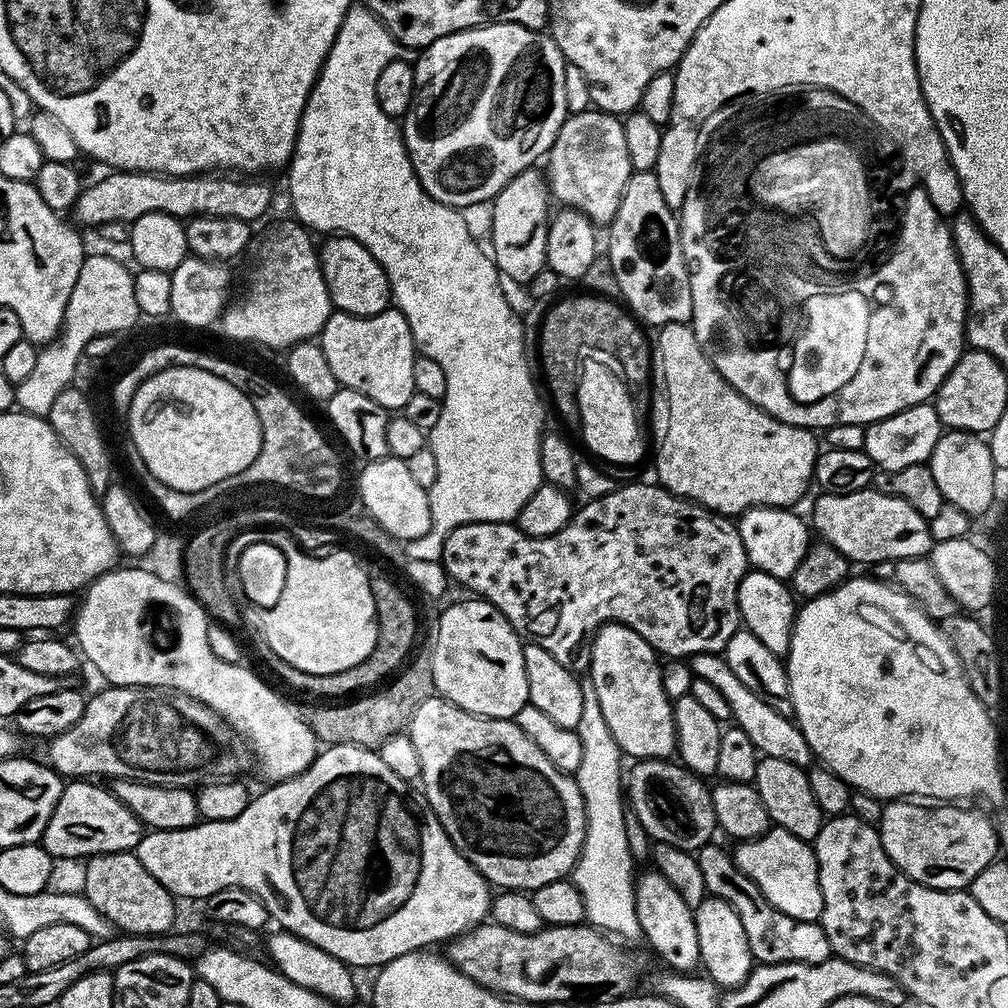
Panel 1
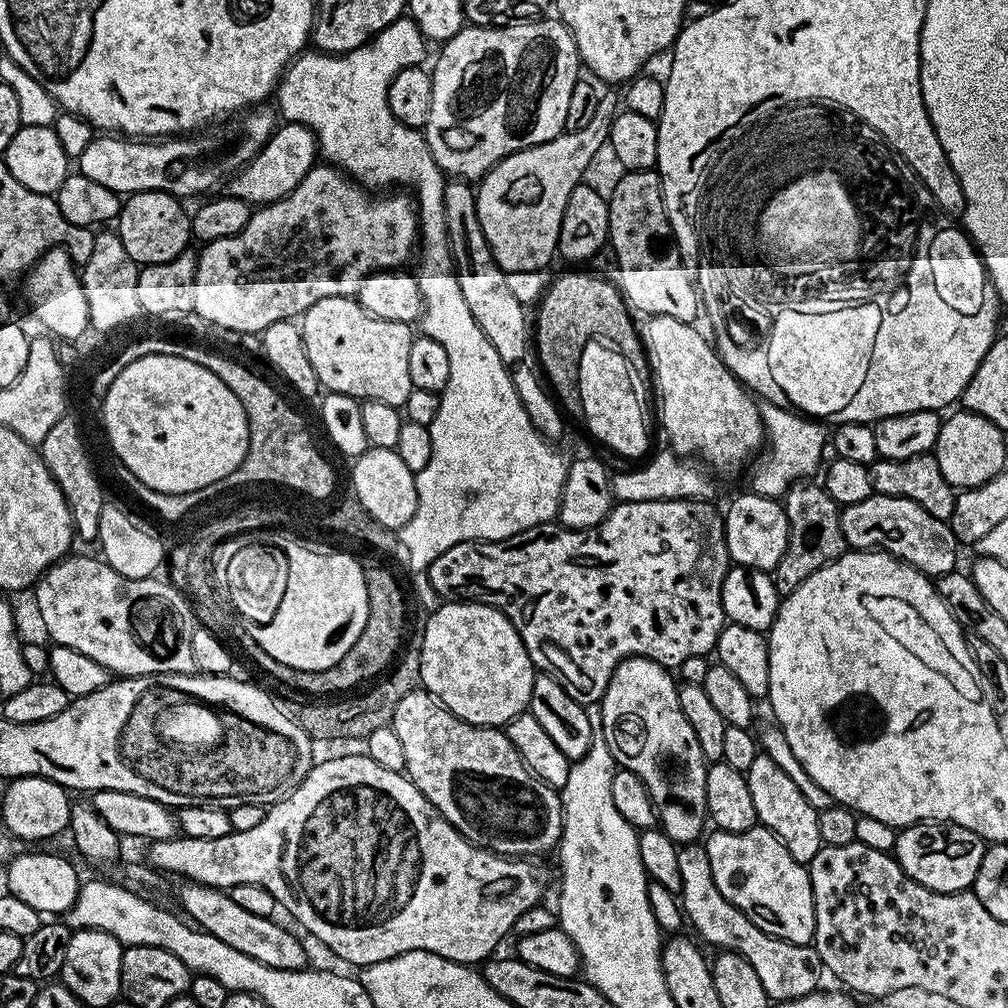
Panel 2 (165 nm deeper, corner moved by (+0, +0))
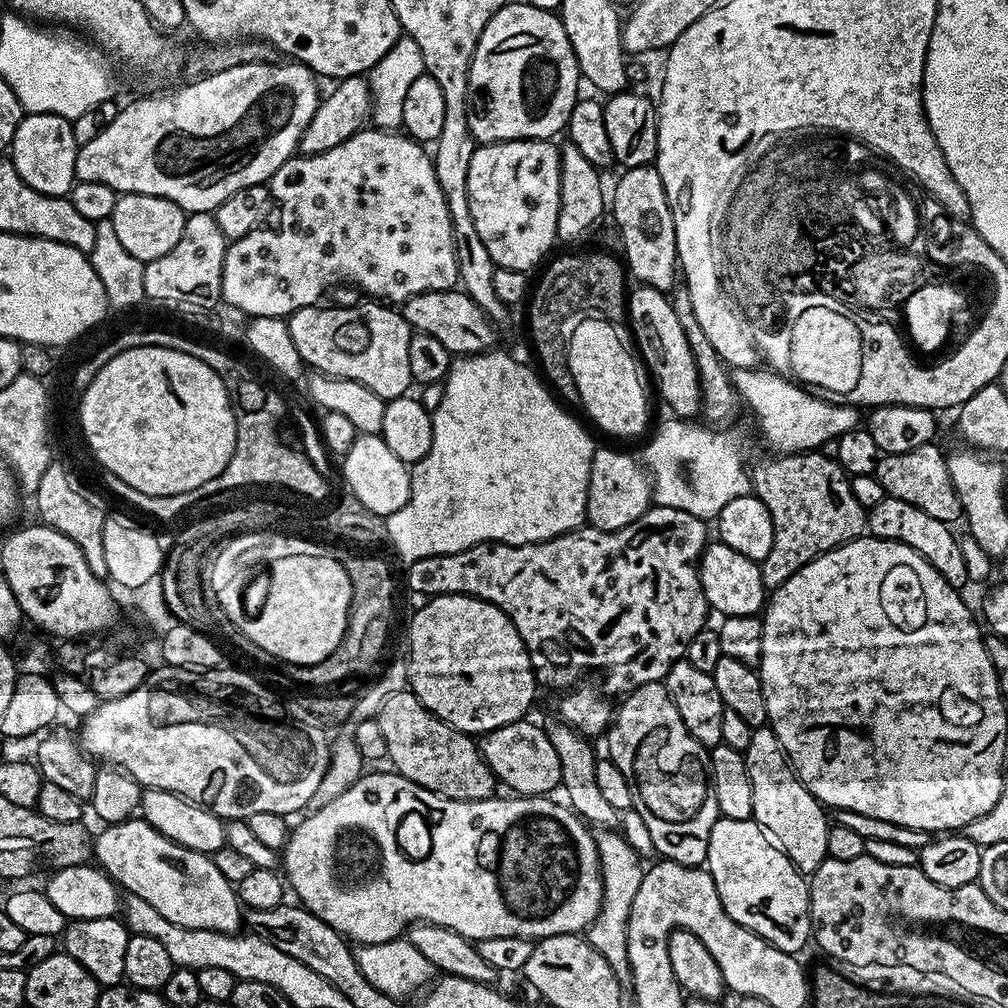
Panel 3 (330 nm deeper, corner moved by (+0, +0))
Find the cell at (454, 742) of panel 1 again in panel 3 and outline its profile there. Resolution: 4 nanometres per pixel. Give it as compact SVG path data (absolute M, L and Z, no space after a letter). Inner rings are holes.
M410 690L386 698L378 719L386 737L387 759L392 760L391 767L410 782L451 800L491 800L497 795L498 781L480 753L479 743L469 733L460 732L439 720L433 712L426 710L426 706L422 706L422 702L418 702Z

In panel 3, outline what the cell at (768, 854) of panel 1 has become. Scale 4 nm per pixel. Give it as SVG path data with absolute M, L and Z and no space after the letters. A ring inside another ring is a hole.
M725 816L716 820L714 830L710 830L706 867L714 878L714 886L718 886L718 894L722 898L726 914L730 914L734 922L746 926L783 952L799 953L799 948L807 940L809 943L812 936L812 916L808 912L808 880L805 873L799 872L792 865L790 858L786 858L784 851L755 820L739 820Z

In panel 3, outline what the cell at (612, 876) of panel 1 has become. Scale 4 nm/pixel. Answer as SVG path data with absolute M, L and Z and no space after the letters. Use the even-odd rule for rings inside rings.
M604 830L595 837L596 849L600 855L600 877L604 883L604 897L600 903L600 912L594 922L586 929L586 939L589 944L610 962L614 974L621 985L631 983L631 973L628 971L628 955L626 954L626 926L630 918L630 902L634 902L634 894L638 894L638 886L642 882L646 868L642 858L624 841L623 835L616 830Z

